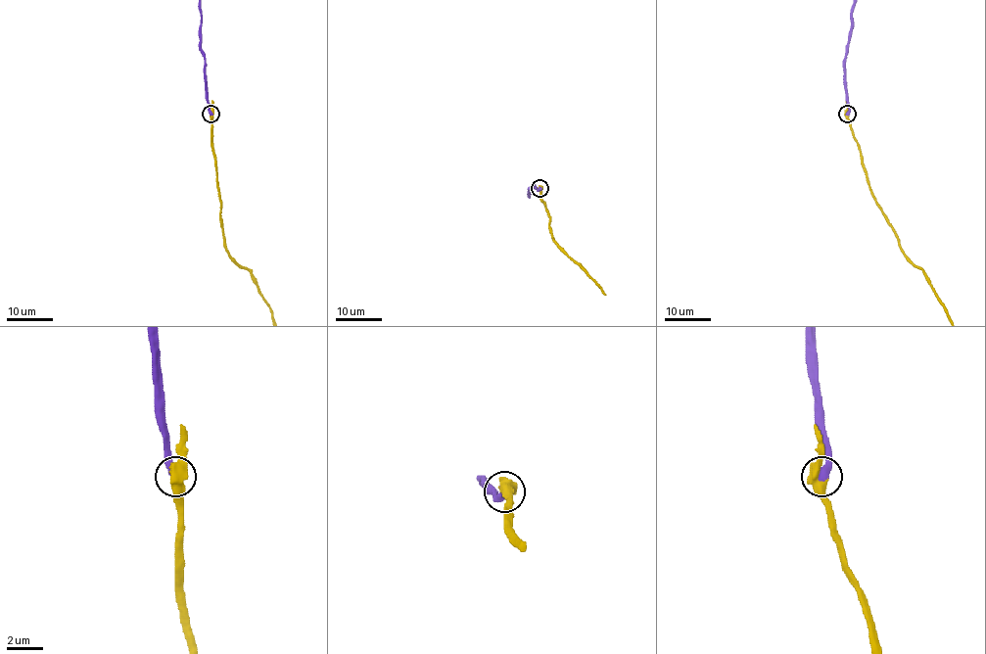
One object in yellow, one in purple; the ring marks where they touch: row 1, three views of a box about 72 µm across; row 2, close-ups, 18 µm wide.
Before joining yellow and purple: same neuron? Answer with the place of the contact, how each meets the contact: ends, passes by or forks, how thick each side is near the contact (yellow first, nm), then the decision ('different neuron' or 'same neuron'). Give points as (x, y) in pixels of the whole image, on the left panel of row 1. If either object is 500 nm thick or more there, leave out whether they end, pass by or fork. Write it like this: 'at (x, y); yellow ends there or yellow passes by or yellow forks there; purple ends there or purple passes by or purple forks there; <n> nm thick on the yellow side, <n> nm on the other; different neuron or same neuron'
at (211, 114); 550 nm thick on the yellow side, 550 nm on the other; same neuron

